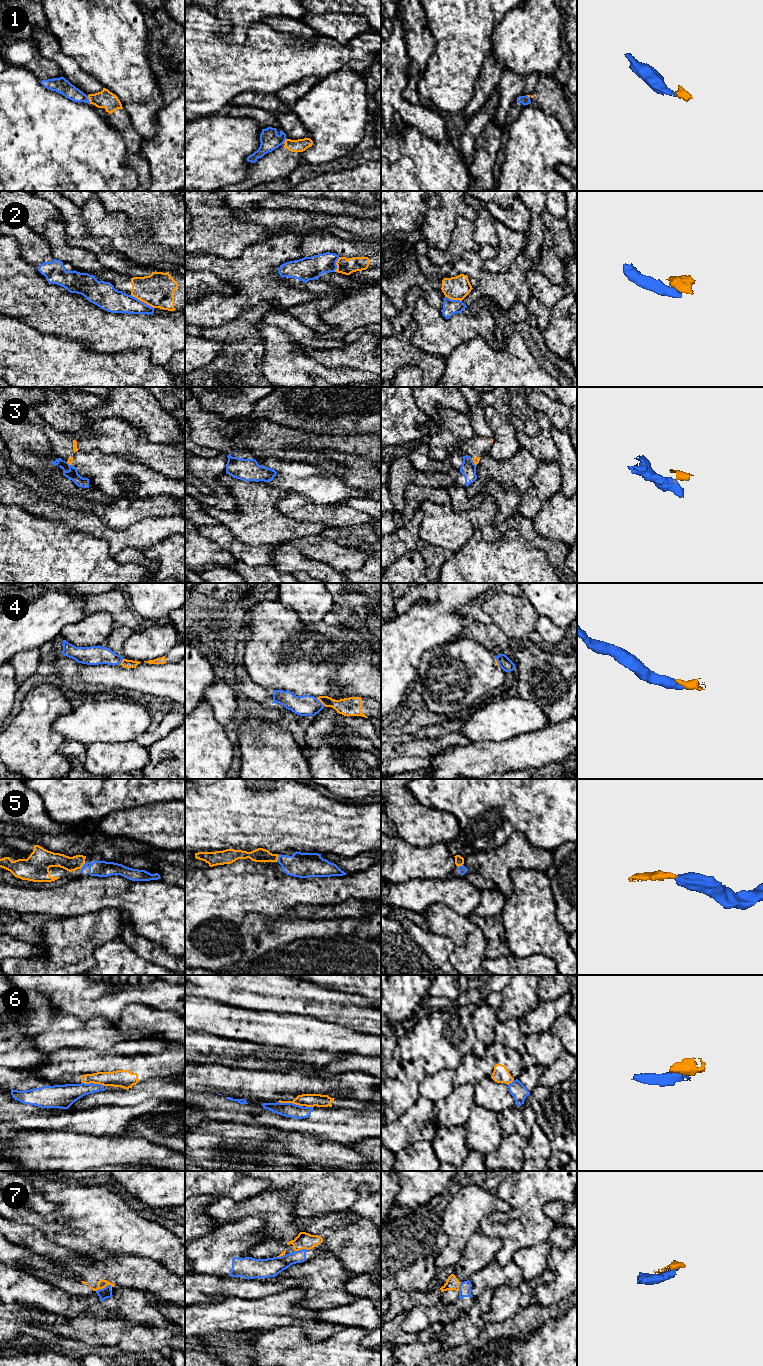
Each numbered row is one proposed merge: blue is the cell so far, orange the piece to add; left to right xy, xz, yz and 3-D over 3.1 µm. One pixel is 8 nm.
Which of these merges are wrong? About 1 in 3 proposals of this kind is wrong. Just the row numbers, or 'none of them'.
1, 2, 3, 6, 7

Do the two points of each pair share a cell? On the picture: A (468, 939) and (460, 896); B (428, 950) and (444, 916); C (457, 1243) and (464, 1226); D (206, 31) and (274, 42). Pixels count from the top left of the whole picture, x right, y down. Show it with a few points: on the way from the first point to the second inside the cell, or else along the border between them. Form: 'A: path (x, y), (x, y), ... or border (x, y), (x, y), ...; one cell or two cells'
A: border (444, 903), (454, 911), (467, 916); two cells
B: border (430, 929), (446, 936), (451, 941), (453, 950); two cells
C: path (458, 1239), (458, 1232), (460, 1230); one cell
D: path (223, 48), (225, 50), (257, 50); one cell

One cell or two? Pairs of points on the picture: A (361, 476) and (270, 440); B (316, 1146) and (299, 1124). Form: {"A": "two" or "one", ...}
{"A": "two", "B": "two"}

